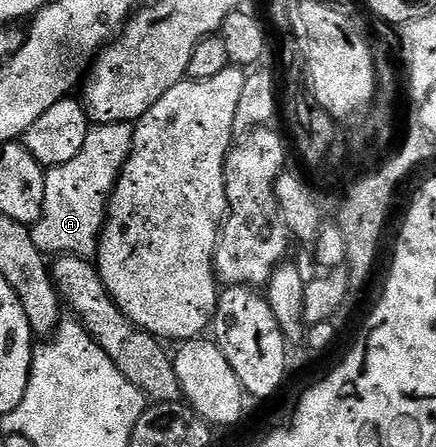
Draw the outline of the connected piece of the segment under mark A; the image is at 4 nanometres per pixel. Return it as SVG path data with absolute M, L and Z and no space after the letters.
M101 123L93 126L74 161L47 168L44 215L31 228L32 240L40 251L56 251L60 255L95 260L100 250L100 233L108 197L116 188L116 178L128 160L133 130L133 124L130 123Z

